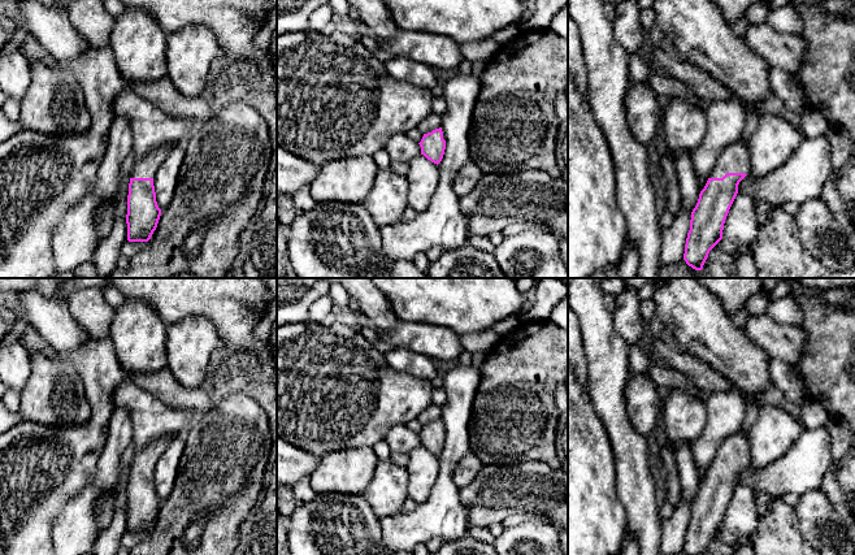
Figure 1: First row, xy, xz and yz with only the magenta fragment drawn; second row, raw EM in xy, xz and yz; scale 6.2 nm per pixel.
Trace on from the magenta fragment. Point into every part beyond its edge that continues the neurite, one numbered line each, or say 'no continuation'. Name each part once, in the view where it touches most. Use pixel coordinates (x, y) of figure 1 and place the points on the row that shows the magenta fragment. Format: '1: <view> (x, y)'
1: yz (736, 157)

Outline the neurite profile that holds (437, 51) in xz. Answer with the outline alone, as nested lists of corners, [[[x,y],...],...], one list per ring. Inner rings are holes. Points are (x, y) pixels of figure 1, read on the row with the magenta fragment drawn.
[[[400,30],[392,40],[379,42],[379,47],[392,57],[405,56],[434,70],[455,70],[465,60],[456,40],[425,30]]]

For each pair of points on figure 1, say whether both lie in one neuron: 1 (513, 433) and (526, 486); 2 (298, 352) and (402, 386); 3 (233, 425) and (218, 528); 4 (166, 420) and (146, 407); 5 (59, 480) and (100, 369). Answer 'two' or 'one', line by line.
1: two
2: one
3: one
4: one
5: one

